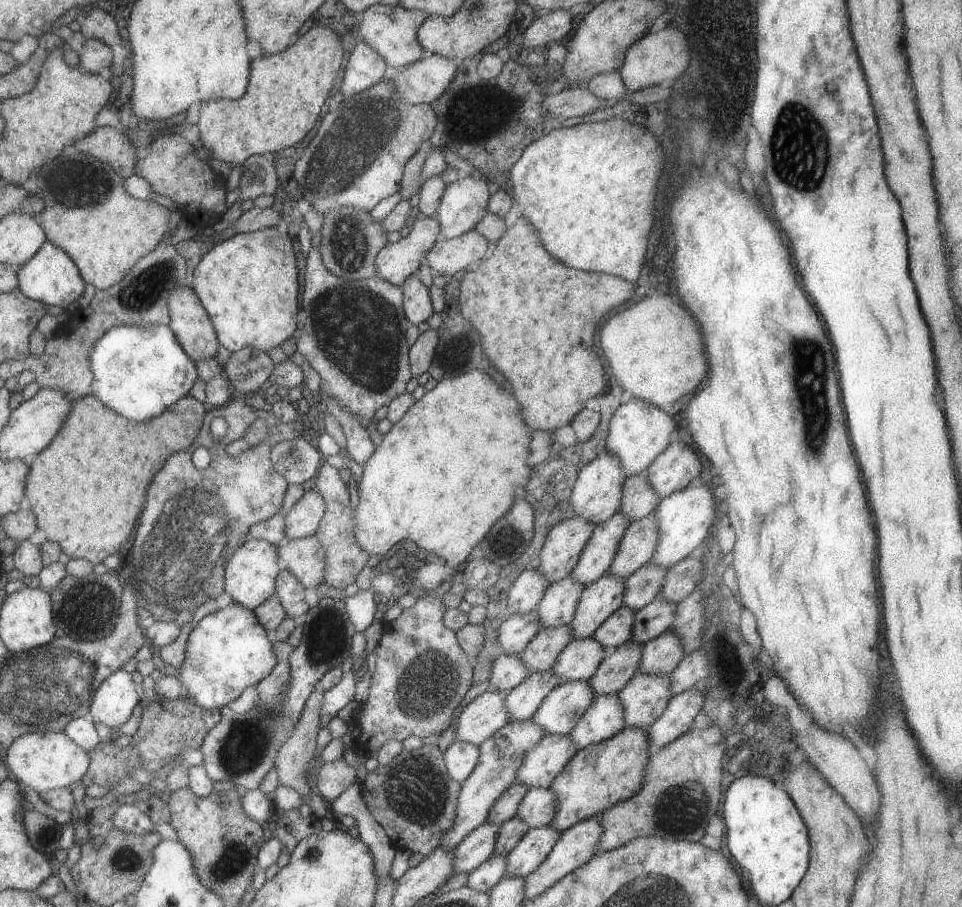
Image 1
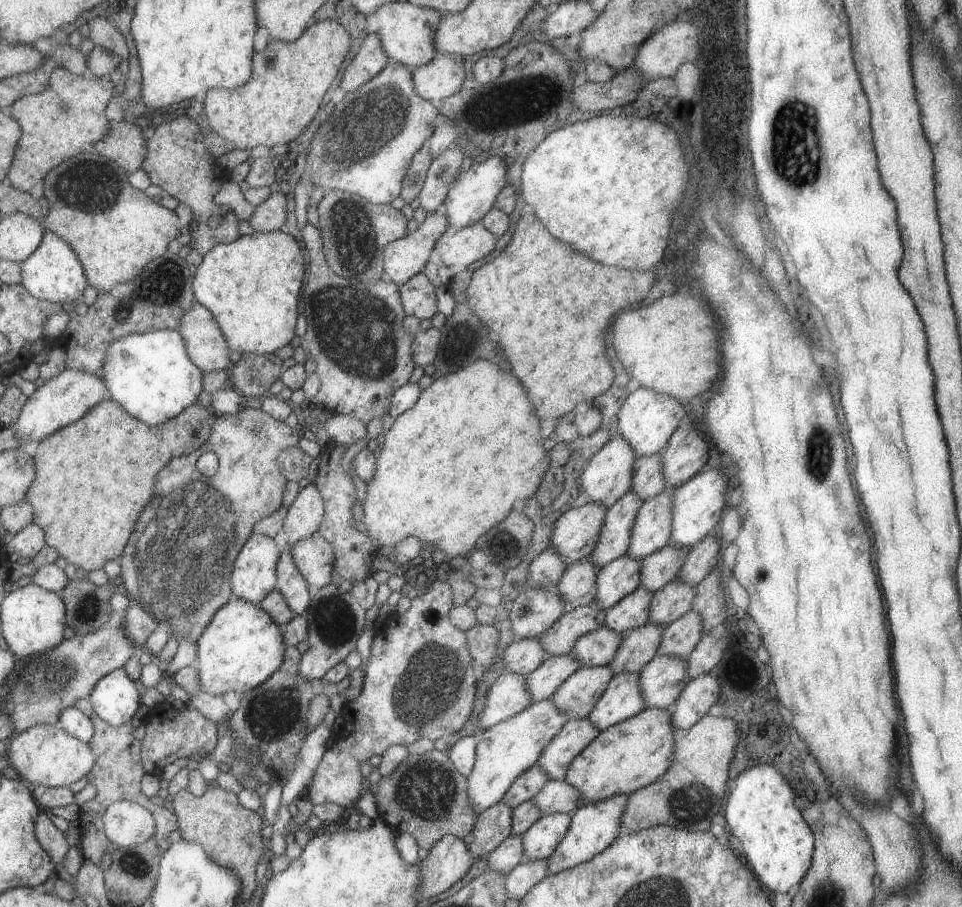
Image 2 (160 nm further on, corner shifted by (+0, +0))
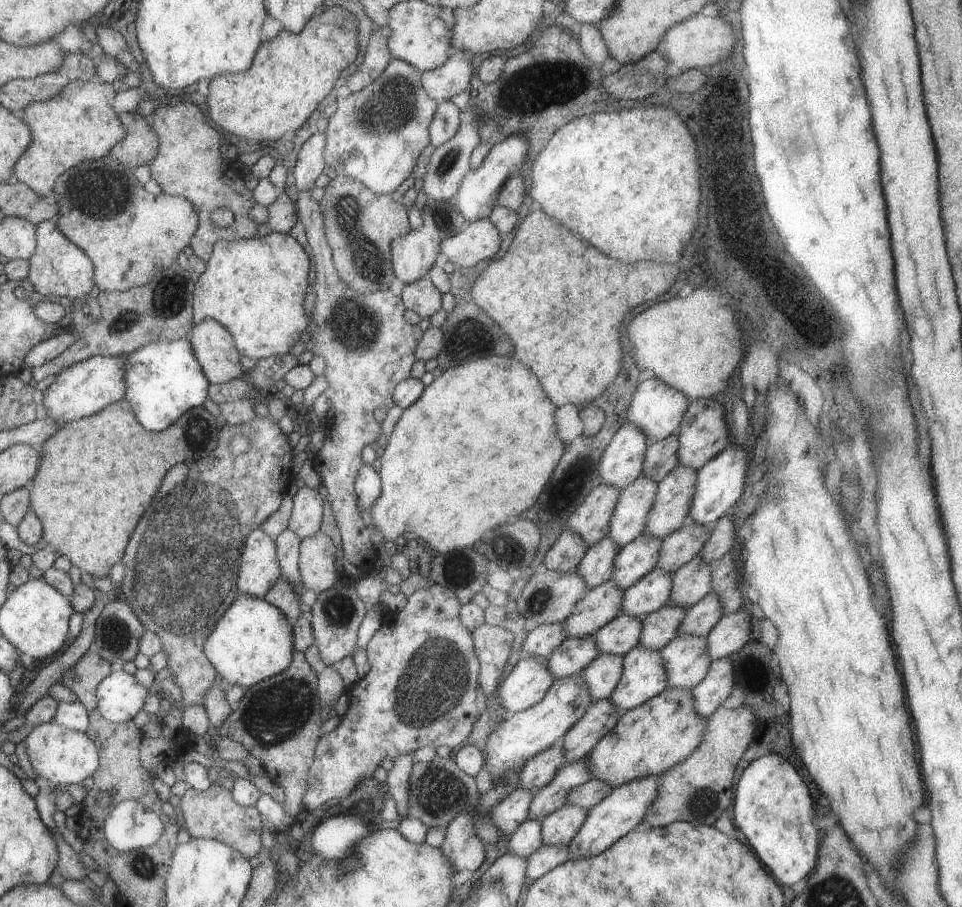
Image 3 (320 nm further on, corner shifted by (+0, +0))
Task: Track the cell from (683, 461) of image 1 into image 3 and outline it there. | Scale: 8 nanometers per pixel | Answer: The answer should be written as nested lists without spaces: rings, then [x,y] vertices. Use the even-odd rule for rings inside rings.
[[[696,398],[688,402],[688,407],[678,428],[678,464],[697,470],[710,458],[727,448],[729,431],[725,424],[725,408],[709,398]]]

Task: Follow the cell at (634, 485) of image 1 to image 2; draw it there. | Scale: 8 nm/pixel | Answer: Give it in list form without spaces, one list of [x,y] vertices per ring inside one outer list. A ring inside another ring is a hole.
[[[659,452],[635,458],[633,470],[630,488],[642,502],[662,492],[666,484]]]

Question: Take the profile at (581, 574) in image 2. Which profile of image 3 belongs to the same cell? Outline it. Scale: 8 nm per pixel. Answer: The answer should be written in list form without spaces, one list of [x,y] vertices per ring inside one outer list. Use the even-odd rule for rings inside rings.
[[[605,535],[600,541],[587,547],[586,553],[575,568],[588,589],[611,579],[614,560],[620,546]]]

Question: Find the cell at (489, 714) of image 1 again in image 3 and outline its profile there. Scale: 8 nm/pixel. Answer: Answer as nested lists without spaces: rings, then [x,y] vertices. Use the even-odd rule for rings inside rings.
[[[527,654],[516,659],[517,664],[501,679],[496,690],[503,710],[507,710],[508,714],[539,702],[554,681],[545,660]]]

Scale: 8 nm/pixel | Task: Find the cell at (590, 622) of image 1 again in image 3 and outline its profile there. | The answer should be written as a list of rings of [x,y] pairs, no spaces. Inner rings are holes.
[[[647,533],[622,546],[614,560],[611,580],[625,590],[657,566],[662,539]]]

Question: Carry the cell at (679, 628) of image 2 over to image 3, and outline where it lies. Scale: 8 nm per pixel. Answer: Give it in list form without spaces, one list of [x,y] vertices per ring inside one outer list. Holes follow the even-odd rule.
[[[709,591],[701,600],[687,608],[678,626],[678,635],[705,637],[723,614],[719,597],[713,591]]]

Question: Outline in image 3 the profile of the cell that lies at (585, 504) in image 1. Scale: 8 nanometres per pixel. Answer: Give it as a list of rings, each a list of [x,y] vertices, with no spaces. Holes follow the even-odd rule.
[[[631,421],[623,423],[607,443],[597,465],[599,482],[619,490],[643,474],[642,466],[649,441]]]

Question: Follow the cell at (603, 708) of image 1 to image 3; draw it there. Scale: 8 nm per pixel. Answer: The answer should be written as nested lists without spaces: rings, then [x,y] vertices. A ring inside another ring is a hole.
[[[635,645],[623,656],[622,675],[609,696],[619,710],[635,708],[666,686],[666,670],[659,650]]]

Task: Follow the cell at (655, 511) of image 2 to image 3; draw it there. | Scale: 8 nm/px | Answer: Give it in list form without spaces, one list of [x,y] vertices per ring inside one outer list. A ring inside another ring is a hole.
[[[677,465],[670,470],[656,486],[656,495],[653,506],[647,513],[643,533],[662,539],[689,520],[690,502],[694,495],[696,470],[685,465]]]

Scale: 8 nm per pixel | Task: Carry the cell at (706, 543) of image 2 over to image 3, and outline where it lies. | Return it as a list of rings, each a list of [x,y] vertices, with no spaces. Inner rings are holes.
[[[729,512],[721,515],[713,524],[711,534],[699,552],[706,563],[711,564],[714,560],[721,558],[727,551],[737,547],[736,536],[733,531],[733,525],[736,521],[733,517],[733,512]]]

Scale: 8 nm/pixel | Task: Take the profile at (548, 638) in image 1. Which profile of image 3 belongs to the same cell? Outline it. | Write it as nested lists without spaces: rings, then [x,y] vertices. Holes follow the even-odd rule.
[[[611,579],[587,589],[585,596],[577,599],[571,614],[562,622],[567,637],[593,635],[621,614],[622,592]]]

